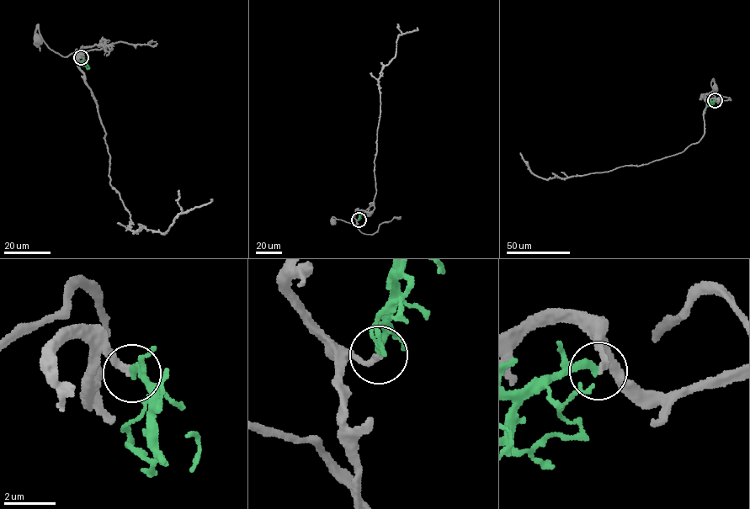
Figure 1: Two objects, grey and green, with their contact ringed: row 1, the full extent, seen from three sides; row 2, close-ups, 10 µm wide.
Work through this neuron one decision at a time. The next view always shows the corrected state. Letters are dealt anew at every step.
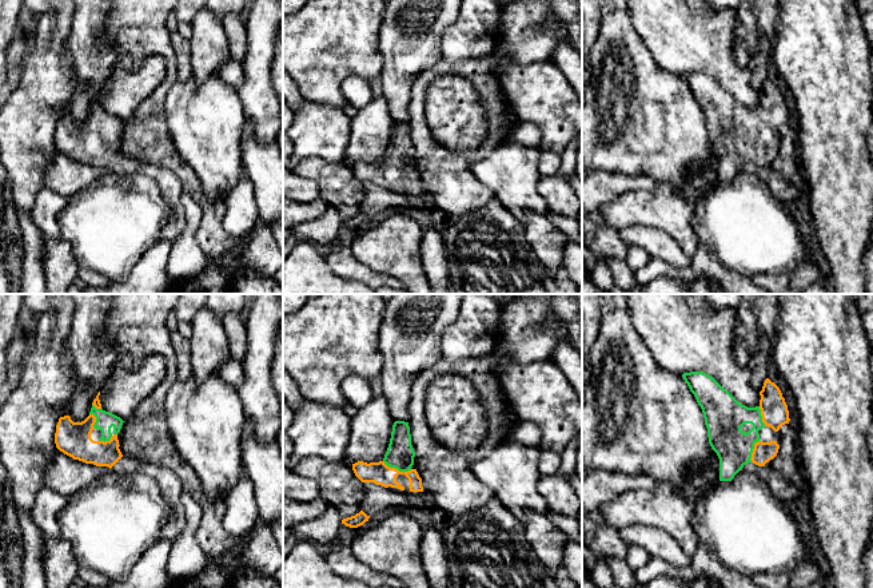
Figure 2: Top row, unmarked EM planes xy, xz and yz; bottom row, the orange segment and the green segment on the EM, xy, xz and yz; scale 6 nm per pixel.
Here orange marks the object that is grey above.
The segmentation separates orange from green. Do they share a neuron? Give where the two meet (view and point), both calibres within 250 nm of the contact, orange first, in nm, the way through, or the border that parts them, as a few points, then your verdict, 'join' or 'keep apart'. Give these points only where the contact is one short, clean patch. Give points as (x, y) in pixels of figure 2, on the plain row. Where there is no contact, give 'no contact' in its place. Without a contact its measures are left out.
xz (397, 170) | 140/170 nm | across xz (379, 174), (387, 170), (397, 170), (399, 155) | join

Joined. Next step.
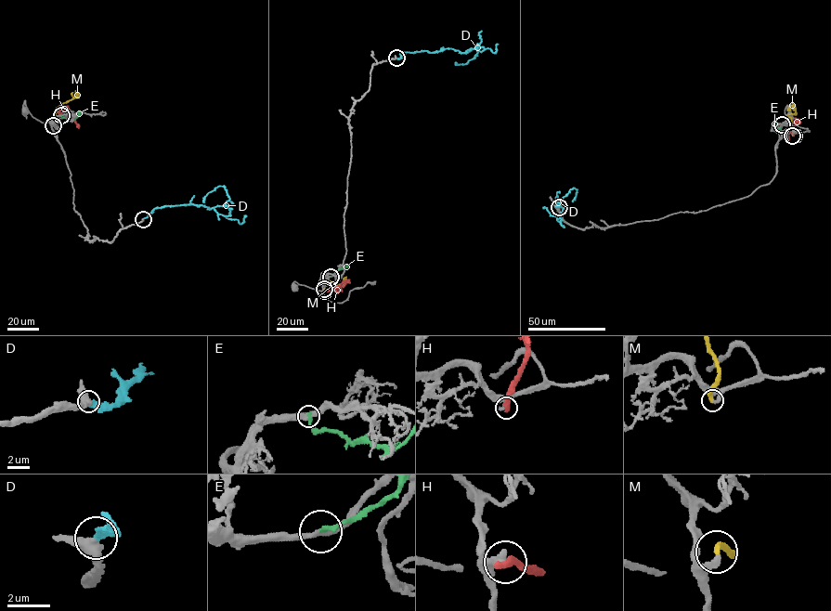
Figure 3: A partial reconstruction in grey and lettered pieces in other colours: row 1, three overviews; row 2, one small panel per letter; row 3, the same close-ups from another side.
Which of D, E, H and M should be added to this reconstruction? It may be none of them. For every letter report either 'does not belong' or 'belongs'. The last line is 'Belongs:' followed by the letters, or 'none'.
D: belongs
E: does not belong
H: does not belong
M: belongs
Belongs: D, M

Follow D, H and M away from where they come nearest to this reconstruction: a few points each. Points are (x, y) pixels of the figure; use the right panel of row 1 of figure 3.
D: (559, 207), (556, 198), (563, 207), (560, 206), (561, 201), (574, 188), (577, 193), (573, 201)
H: (793, 136), (797, 125), (787, 132), (788, 139)
M: (792, 136), (791, 119), (787, 117), (796, 113), (792, 106), (787, 110)

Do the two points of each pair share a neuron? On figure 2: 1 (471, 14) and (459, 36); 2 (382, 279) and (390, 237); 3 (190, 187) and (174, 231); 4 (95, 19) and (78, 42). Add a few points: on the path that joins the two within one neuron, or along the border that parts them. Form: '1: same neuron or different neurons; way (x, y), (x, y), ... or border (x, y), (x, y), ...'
1: same neuron; way (471, 19), (471, 24), (465, 31)
2: different neurons; border (357, 258), (374, 270), (390, 274), (398, 279)
3: different neurons; border (164, 167), (176, 175), (183, 193)
4: same neuron; way (90, 24), (83, 36)

